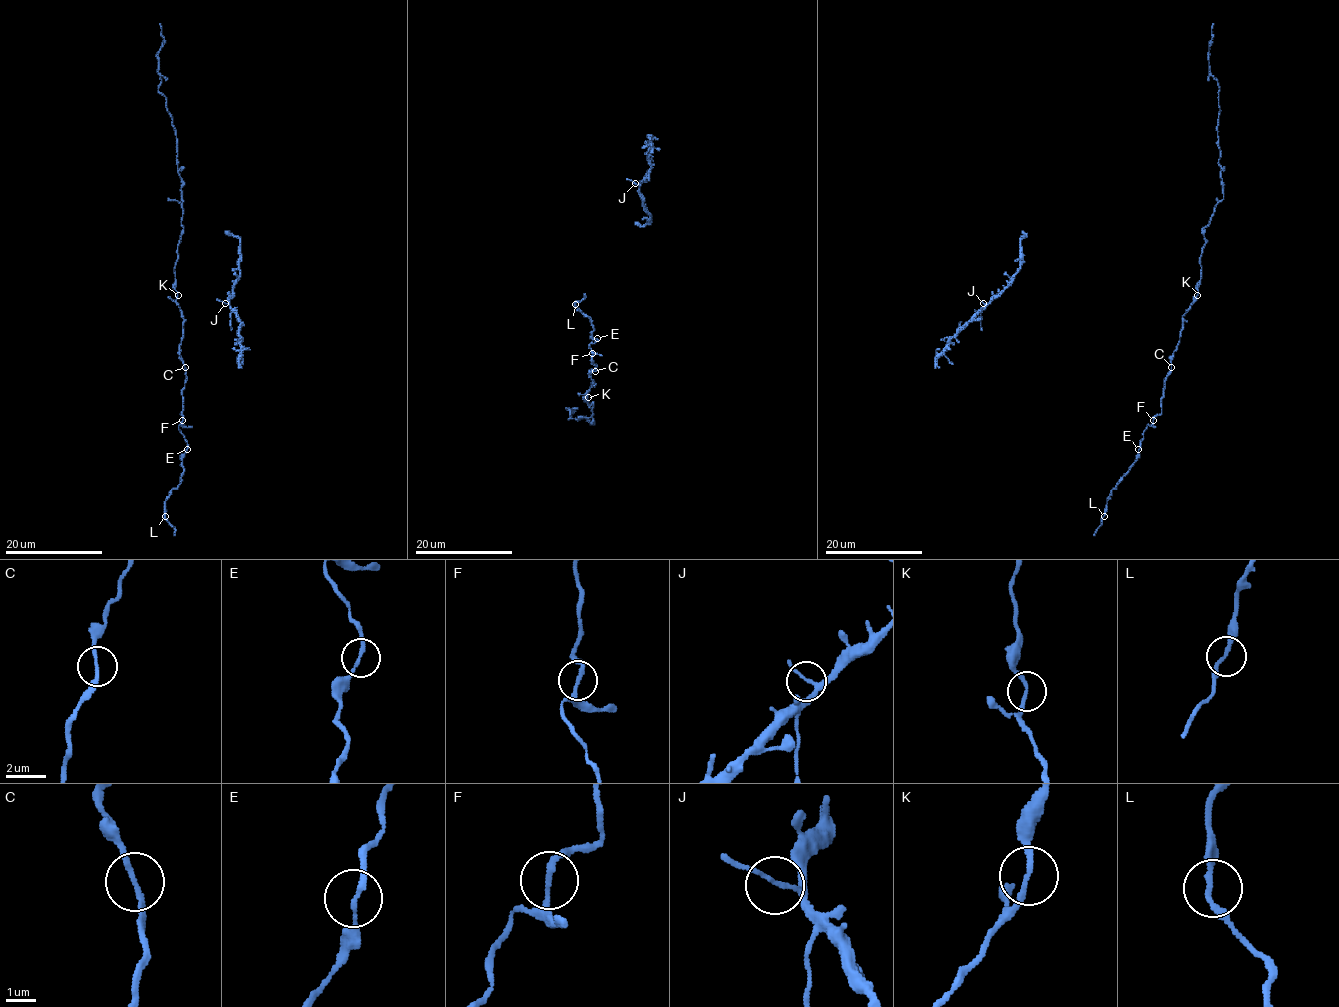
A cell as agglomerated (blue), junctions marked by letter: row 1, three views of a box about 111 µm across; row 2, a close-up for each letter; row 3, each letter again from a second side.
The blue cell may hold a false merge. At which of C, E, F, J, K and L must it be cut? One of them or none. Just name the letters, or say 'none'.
none

